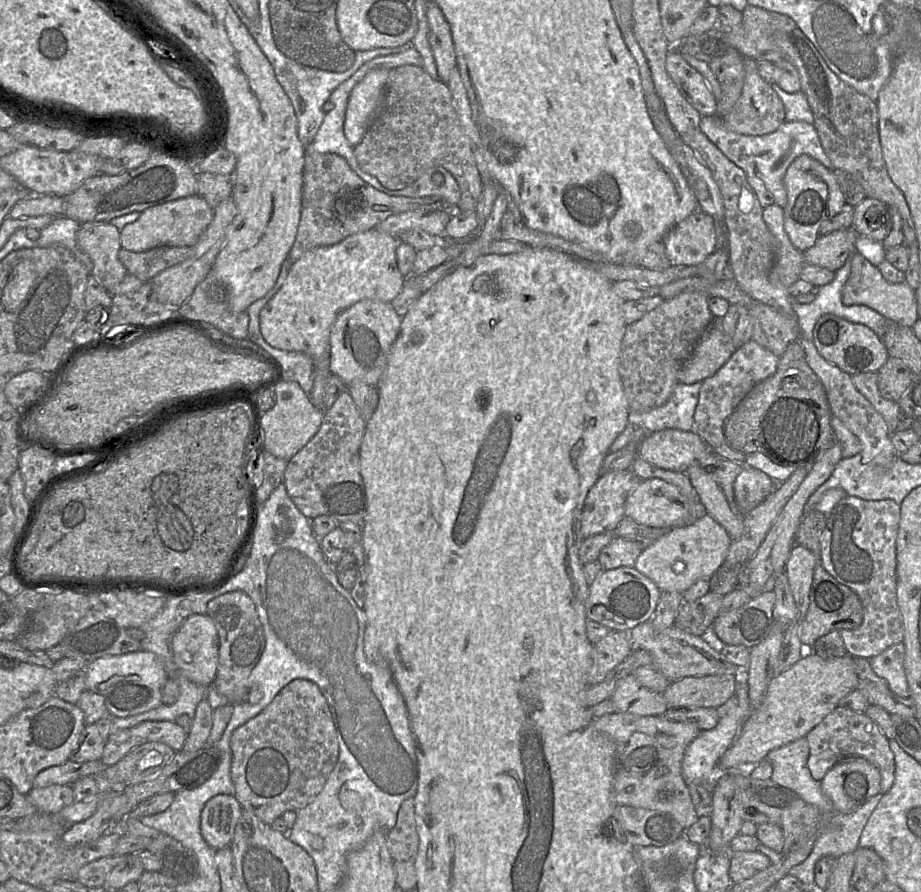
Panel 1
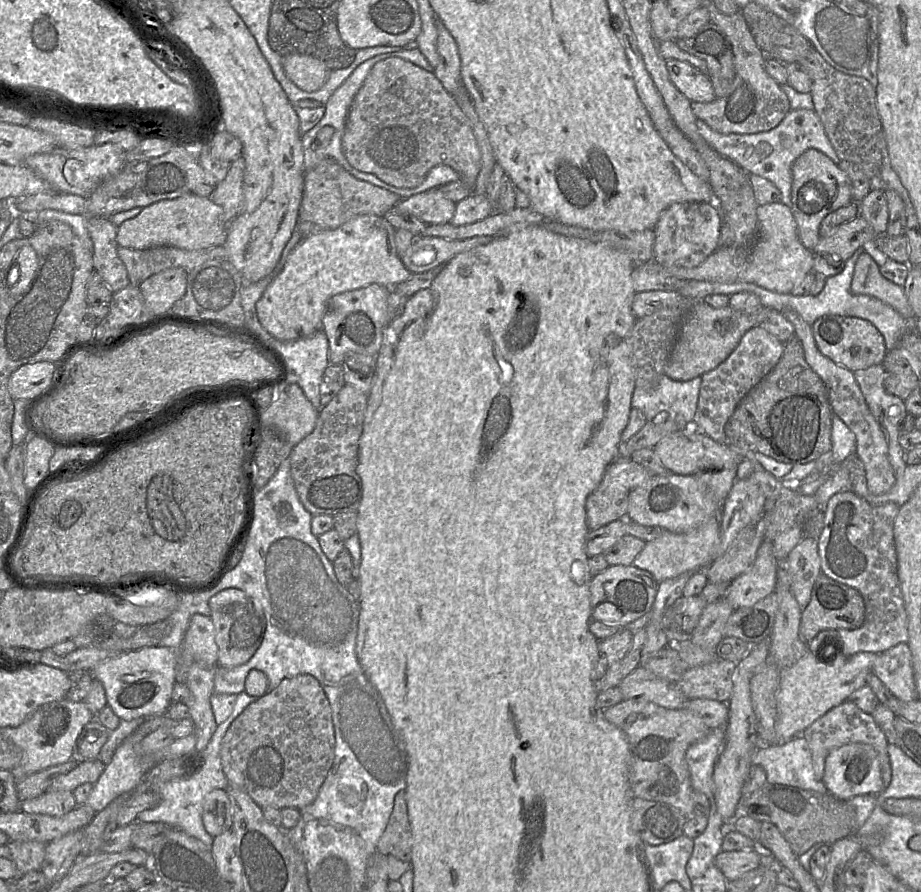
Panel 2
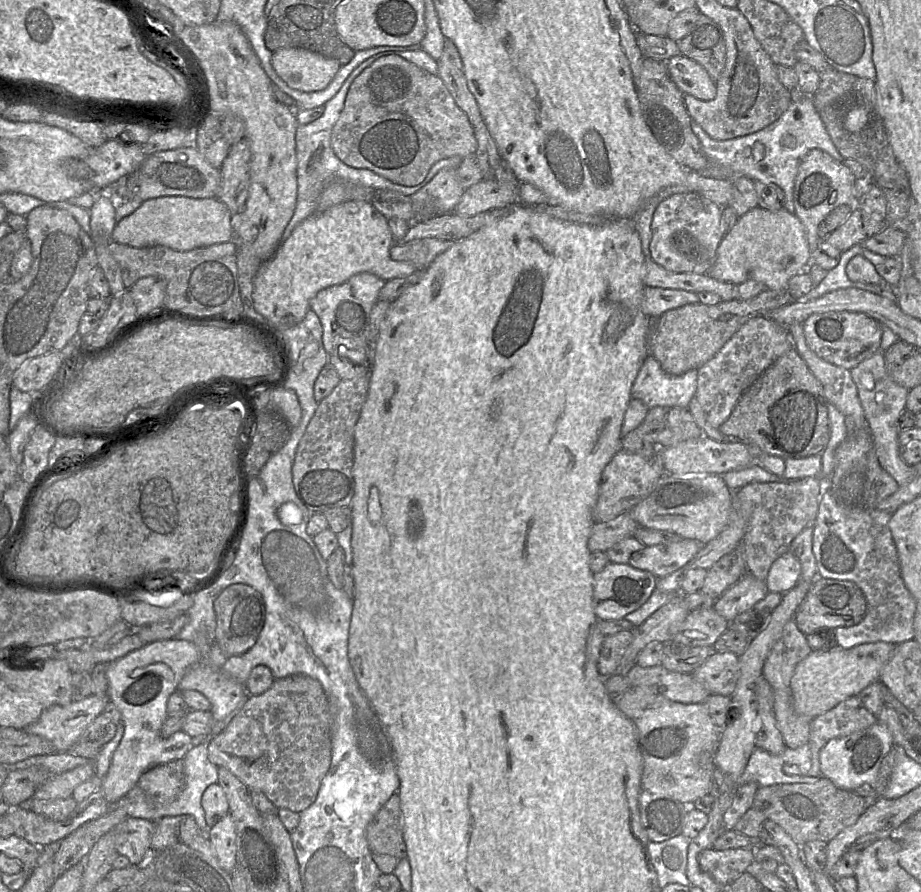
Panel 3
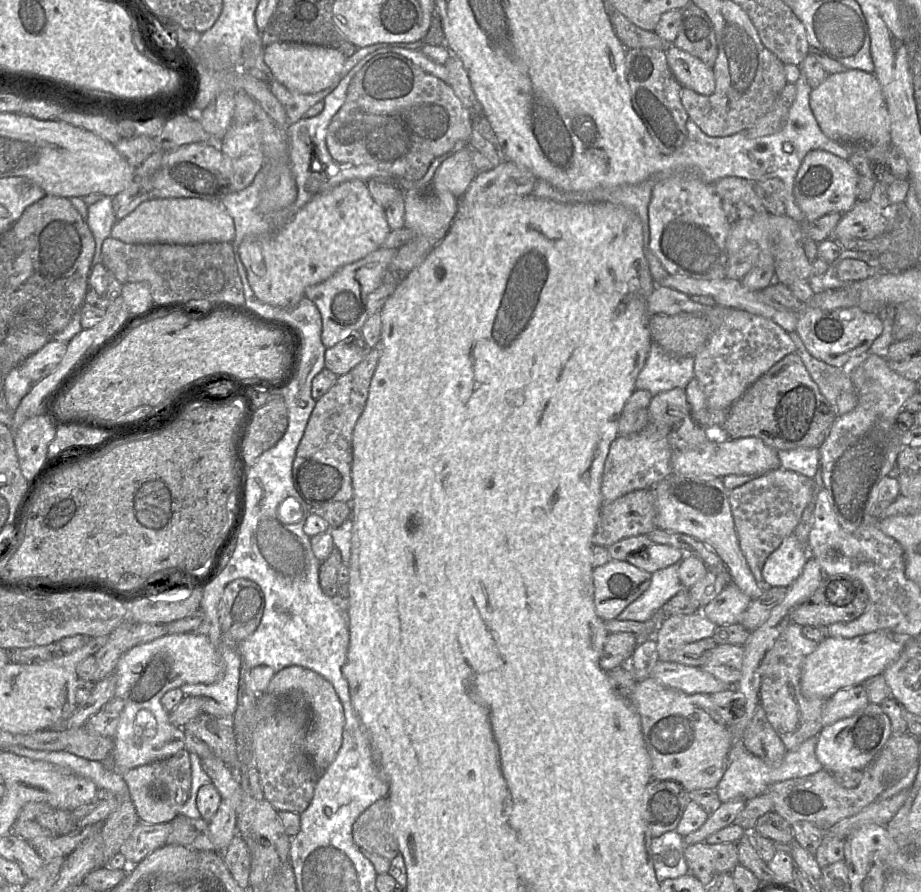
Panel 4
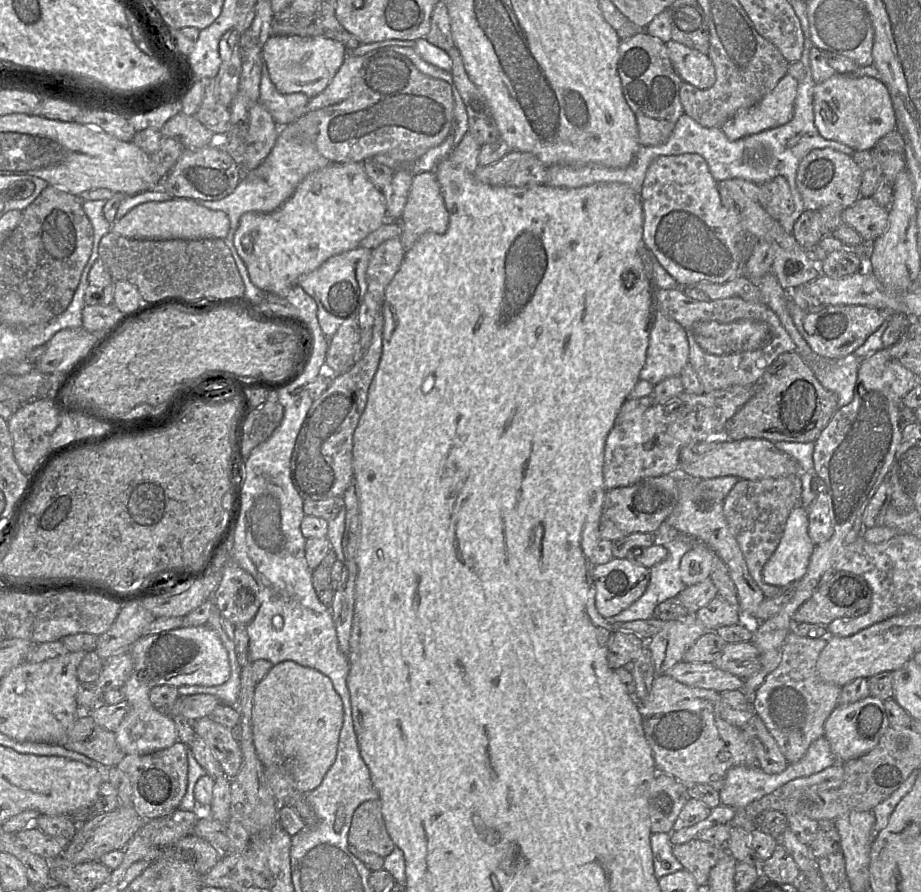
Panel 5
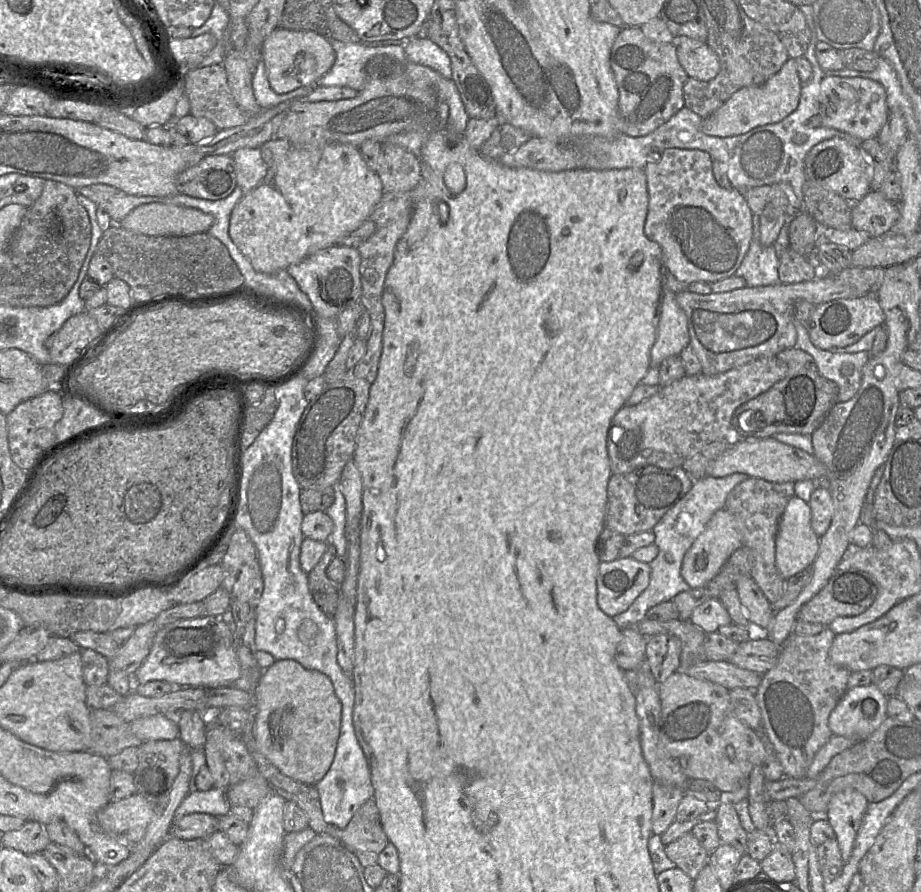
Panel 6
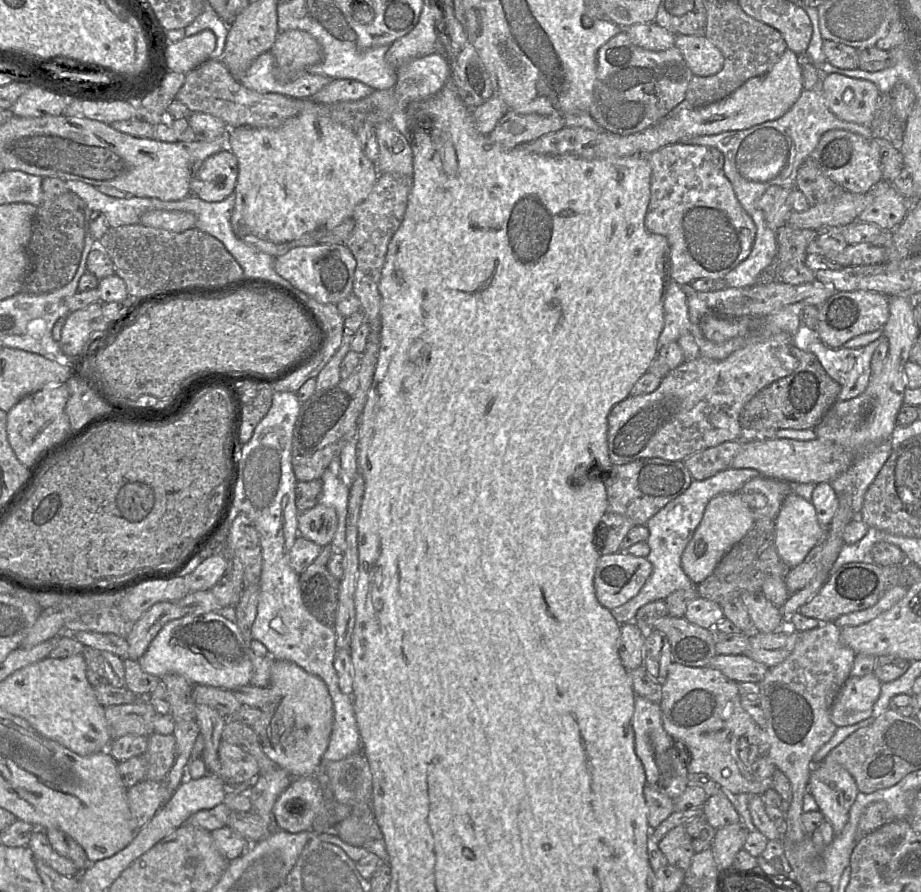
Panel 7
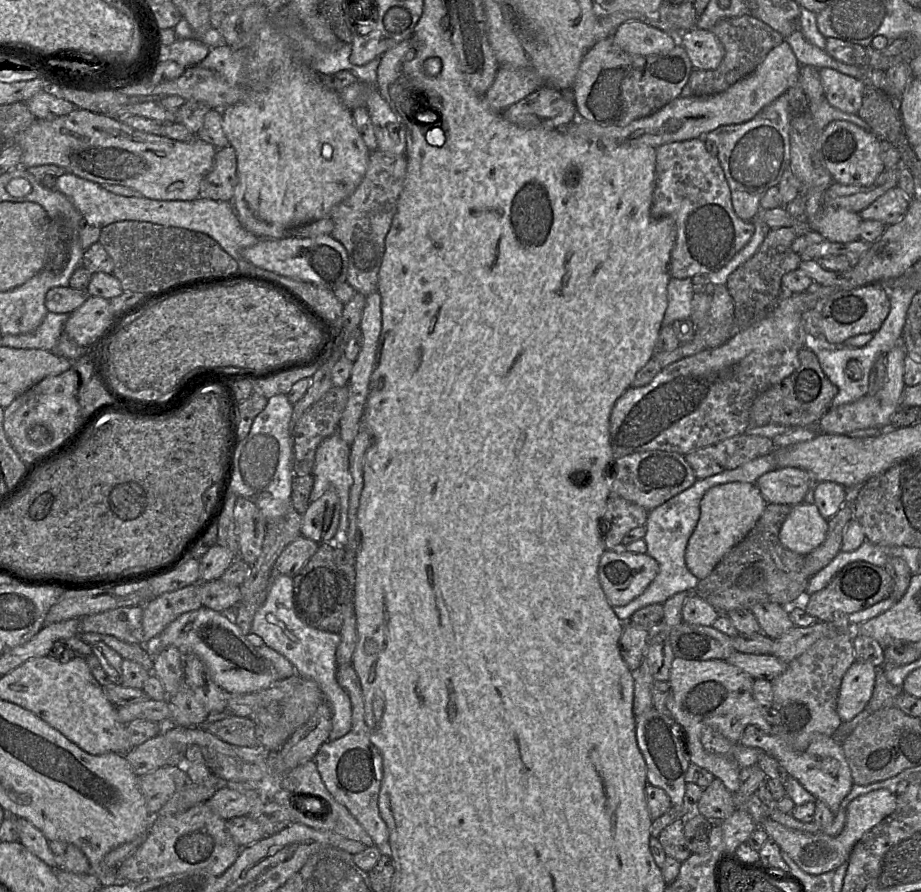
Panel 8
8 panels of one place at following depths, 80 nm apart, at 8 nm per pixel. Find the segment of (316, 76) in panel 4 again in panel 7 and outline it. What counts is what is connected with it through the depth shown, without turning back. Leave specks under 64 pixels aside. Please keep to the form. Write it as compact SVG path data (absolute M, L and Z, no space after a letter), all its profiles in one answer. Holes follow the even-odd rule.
M302 30L279 32L270 51L277 64L276 76L281 82L295 79L323 58L318 41Z

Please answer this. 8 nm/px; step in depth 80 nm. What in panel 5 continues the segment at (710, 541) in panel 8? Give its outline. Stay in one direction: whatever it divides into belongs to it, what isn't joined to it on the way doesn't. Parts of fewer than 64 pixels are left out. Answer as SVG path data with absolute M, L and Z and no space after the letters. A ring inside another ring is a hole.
M695 542L680 563L680 576L687 587L711 578L714 556L714 551L705 543Z

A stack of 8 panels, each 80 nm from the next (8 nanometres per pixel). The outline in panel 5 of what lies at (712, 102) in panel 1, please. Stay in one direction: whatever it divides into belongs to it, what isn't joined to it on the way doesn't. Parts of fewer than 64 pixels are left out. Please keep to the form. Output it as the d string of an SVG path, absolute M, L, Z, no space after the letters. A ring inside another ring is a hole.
M674 40L667 43L667 49L675 71L685 83L702 90L709 89L714 85L716 73L708 55Z

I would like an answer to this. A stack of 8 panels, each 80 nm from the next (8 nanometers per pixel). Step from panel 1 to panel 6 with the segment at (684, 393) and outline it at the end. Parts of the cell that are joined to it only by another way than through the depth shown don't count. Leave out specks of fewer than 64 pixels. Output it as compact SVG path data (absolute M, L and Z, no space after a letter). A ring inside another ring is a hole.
M665 291L659 306L657 338L651 349L650 367L659 367L670 356L679 356L690 344L687 317L676 300L676 293Z

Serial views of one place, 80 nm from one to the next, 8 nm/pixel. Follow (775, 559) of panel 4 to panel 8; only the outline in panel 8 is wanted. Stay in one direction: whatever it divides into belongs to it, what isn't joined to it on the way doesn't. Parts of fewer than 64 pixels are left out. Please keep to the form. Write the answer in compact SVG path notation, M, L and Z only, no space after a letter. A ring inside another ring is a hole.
M800 503L792 506L779 538L786 548L806 556L822 544L827 531L828 520L822 517L815 503Z

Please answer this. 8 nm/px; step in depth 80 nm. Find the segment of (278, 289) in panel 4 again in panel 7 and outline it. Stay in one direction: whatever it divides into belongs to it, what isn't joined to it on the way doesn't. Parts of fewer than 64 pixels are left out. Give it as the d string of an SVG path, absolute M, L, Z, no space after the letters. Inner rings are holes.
M308 99L300 114L288 119L277 128L255 128L240 126L229 129L228 149L233 152L238 161L238 178L234 189L236 195L235 207L231 216L231 226L235 235L257 251L266 253L276 258L299 246L310 246L317 243L321 235L340 225L347 219L352 218L355 207L363 202L372 191L379 171L374 162L364 154L356 133L334 121L329 115L329 106Z

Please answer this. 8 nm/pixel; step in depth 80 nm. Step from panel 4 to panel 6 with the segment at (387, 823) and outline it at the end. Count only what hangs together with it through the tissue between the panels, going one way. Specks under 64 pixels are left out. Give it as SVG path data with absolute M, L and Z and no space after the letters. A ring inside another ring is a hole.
M374 799L363 803L344 829L338 829L327 823L325 832L358 851L372 852L377 855L390 842L382 828L379 810Z

